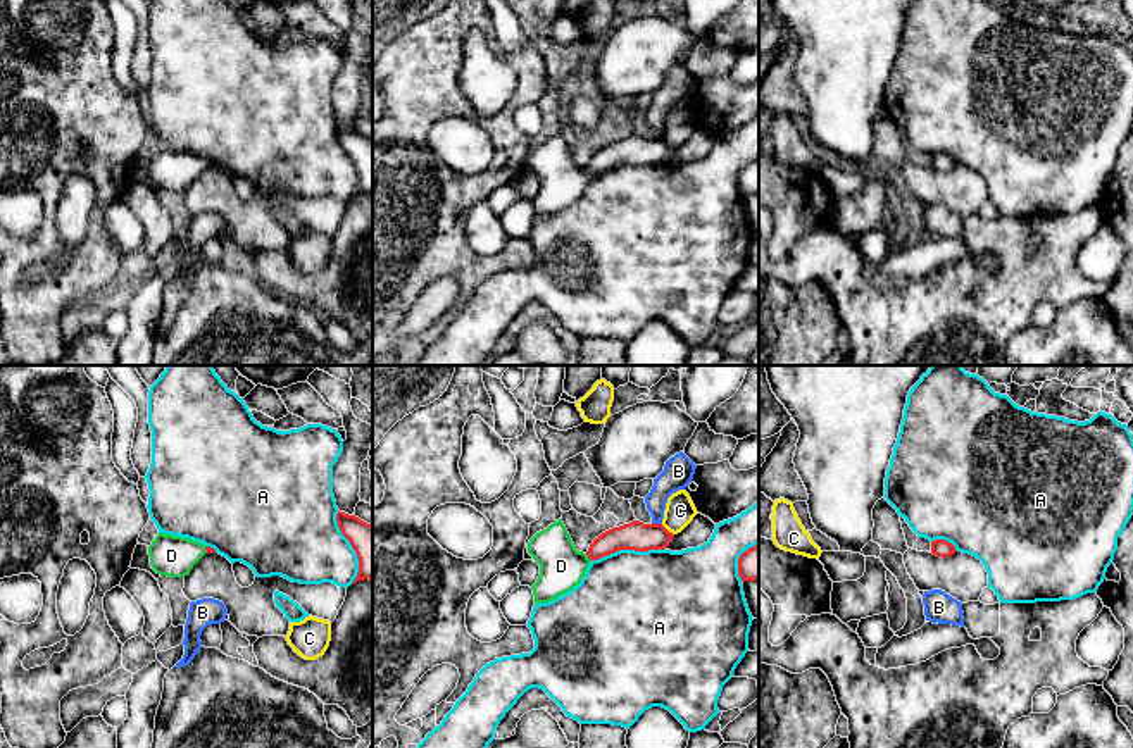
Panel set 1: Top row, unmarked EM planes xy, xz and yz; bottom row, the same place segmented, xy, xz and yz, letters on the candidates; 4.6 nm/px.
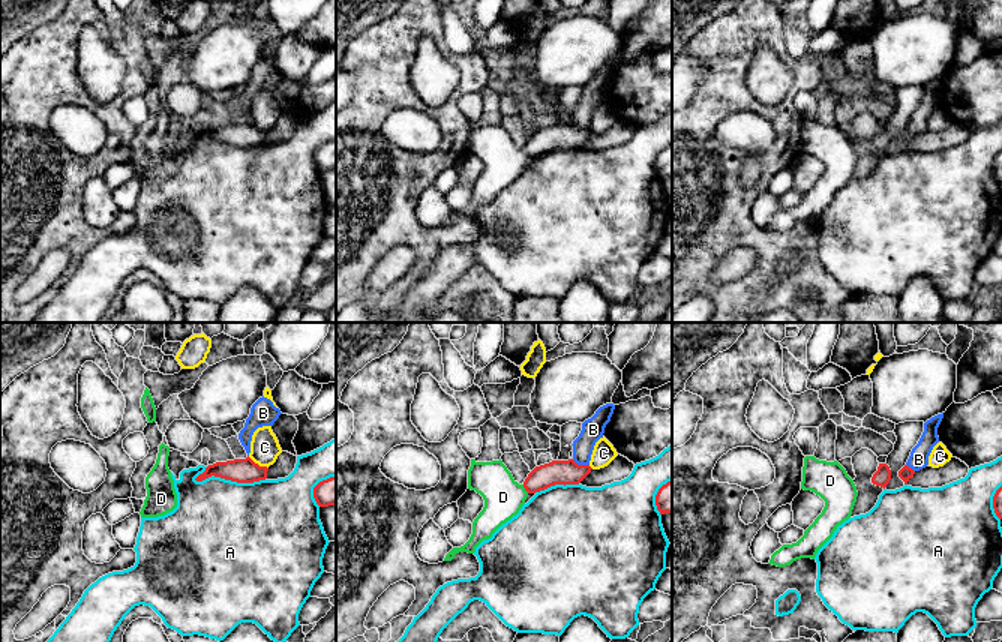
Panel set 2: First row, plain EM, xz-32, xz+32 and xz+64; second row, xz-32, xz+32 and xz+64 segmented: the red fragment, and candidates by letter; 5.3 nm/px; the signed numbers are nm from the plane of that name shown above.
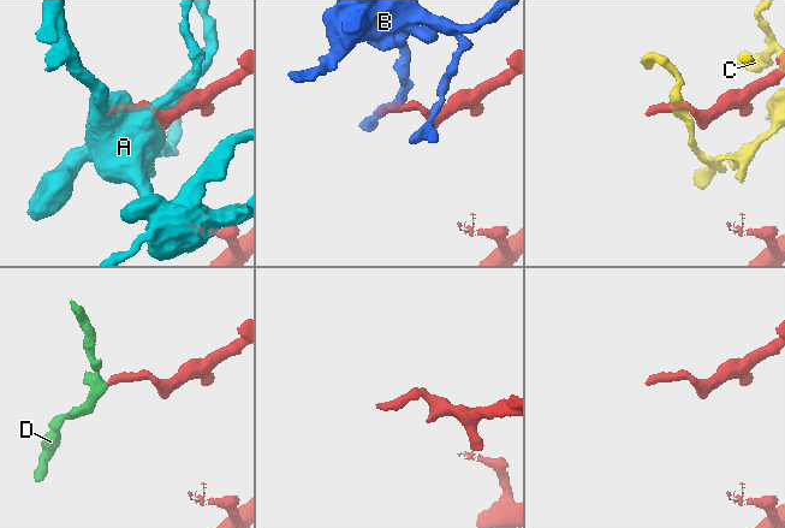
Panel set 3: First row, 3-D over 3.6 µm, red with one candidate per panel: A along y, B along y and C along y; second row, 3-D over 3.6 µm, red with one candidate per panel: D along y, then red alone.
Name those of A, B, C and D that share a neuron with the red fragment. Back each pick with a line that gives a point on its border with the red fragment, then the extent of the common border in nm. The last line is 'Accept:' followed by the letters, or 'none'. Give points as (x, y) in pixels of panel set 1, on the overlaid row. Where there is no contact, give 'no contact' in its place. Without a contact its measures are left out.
D: xz (588, 557) | 50 nm
Accept: D

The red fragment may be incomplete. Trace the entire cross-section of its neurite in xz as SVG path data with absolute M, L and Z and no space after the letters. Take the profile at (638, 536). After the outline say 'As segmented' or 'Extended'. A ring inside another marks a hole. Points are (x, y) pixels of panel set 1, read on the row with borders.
M562 519L536 533L528 543L528 553L540 565L540 576L531 586L536 603L548 603L578 586L592 560L619 550L664 550L674 534L662 524L629 524L612 527L593 539L588 552L578 552Z. Extended

